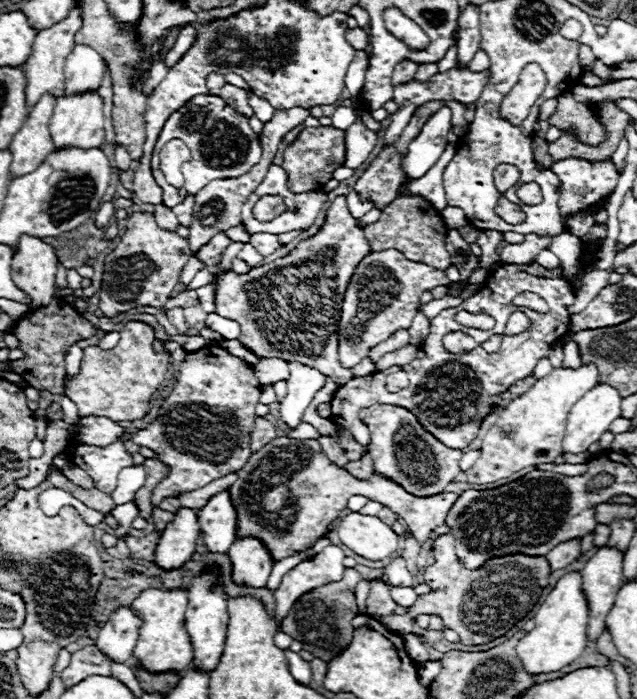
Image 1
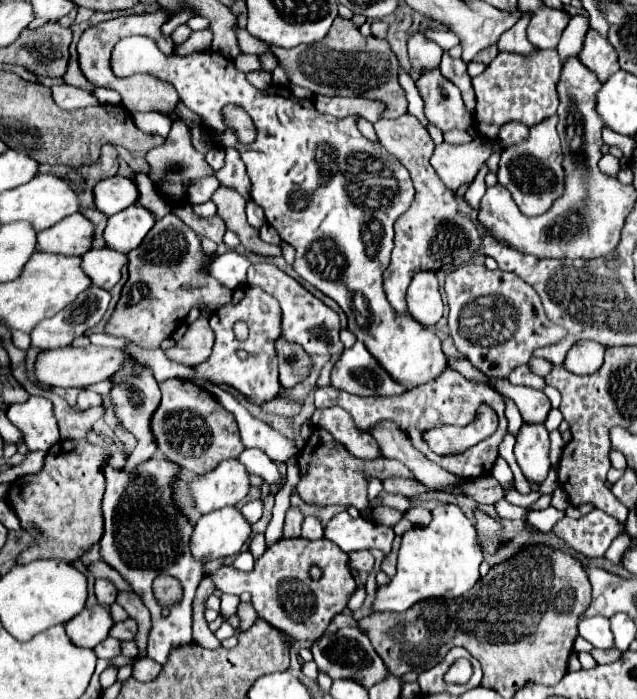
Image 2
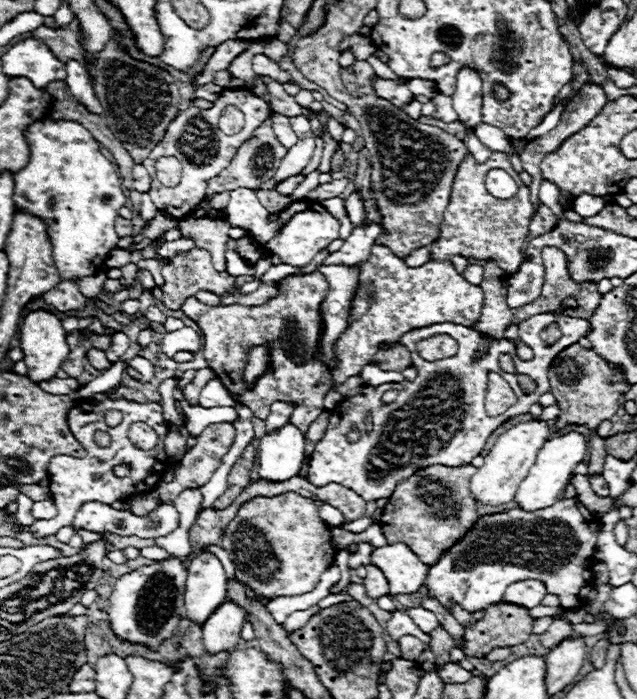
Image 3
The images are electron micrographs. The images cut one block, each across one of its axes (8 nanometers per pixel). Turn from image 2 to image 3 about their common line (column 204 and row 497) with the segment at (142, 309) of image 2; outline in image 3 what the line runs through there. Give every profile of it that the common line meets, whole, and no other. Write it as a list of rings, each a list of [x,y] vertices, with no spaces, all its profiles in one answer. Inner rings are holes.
[[[286,492],[282,496],[274,498],[252,498],[250,502],[242,504],[234,520],[226,526],[222,548],[232,552],[238,552],[236,562],[236,578],[252,588],[260,596],[298,596],[306,594],[316,588],[320,582],[320,576],[334,564],[334,548],[330,544],[330,532],[326,524],[320,520],[316,504],[312,498],[304,498],[296,492]]]

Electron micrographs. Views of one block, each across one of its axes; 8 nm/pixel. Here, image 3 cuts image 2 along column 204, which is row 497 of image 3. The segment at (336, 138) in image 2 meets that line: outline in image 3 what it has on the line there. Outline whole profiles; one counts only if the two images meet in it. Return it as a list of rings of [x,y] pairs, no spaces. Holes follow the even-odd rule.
[[[126,399],[104,400],[101,403],[103,408],[100,412],[90,412],[90,410],[82,410],[80,406],[72,408],[72,412],[68,412],[68,424],[70,430],[74,432],[76,440],[80,440],[80,444],[84,446],[84,450],[88,452],[84,458],[72,458],[72,456],[54,456],[48,464],[48,488],[50,488],[50,498],[54,500],[56,508],[58,508],[58,516],[52,520],[36,520],[32,524],[32,532],[36,538],[44,538],[50,534],[56,534],[62,526],[68,526],[74,516],[76,510],[80,510],[80,504],[86,504],[88,500],[98,500],[102,504],[112,504],[114,500],[126,500],[128,496],[136,496],[142,492],[152,492],[152,490],[132,490],[132,486],[144,482],[148,476],[154,474],[162,474],[168,466],[168,456],[164,446],[156,446],[152,450],[140,450],[136,446],[132,446],[132,442],[128,440],[128,430],[134,422],[146,422],[148,426],[152,426],[158,436],[160,442],[164,440],[164,436],[170,432],[170,424],[164,420],[162,416],[162,406],[160,404],[140,404],[140,402],[128,402]],[[106,410],[120,410],[124,414],[124,420],[120,426],[110,428],[104,422],[104,412]],[[96,430],[104,430],[112,436],[112,442],[108,448],[98,448],[94,442],[94,432]],[[116,464],[130,464],[130,474],[124,478],[118,478],[116,474],[112,474],[112,466]]]

